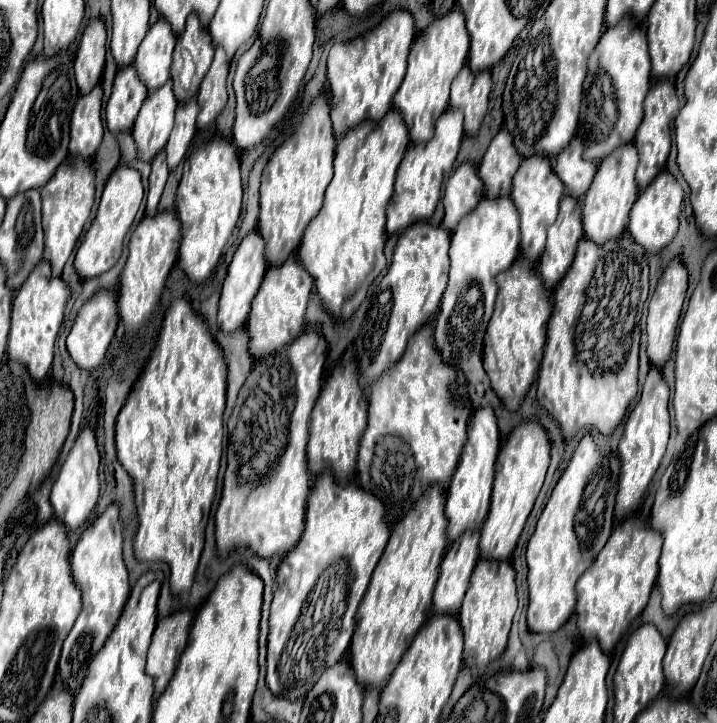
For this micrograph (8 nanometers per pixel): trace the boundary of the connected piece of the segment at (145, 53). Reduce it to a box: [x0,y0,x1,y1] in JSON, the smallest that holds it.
[134,17,176,93]

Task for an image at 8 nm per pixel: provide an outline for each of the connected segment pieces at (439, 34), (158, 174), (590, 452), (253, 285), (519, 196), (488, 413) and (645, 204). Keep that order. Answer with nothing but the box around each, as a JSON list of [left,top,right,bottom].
[[394,7,470,145],[146,149,168,217],[526,435,602,633],[218,229,266,333],[512,157,564,263],[446,407,500,539],[628,169,682,253]]

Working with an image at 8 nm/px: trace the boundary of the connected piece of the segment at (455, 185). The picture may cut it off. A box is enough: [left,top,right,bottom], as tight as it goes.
[442,163,484,231]

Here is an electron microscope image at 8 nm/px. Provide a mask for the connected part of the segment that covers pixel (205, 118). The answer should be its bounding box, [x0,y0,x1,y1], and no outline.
[198,45,228,129]

